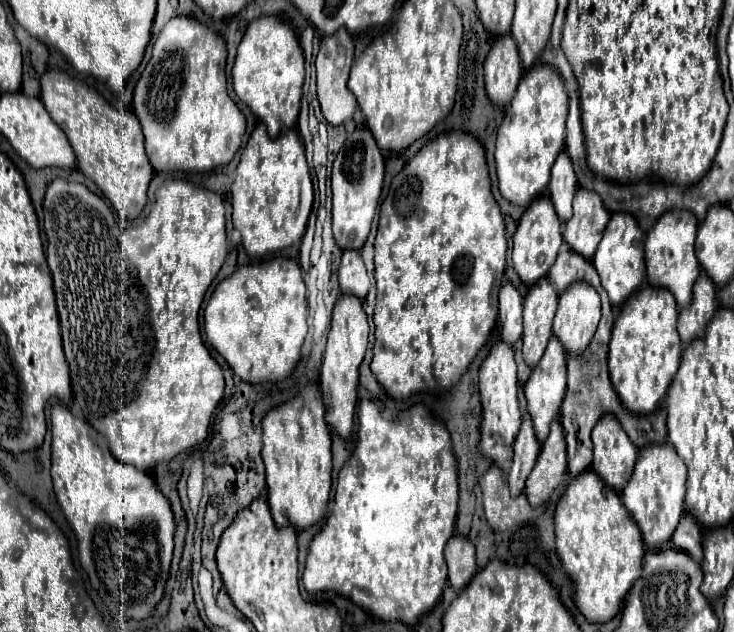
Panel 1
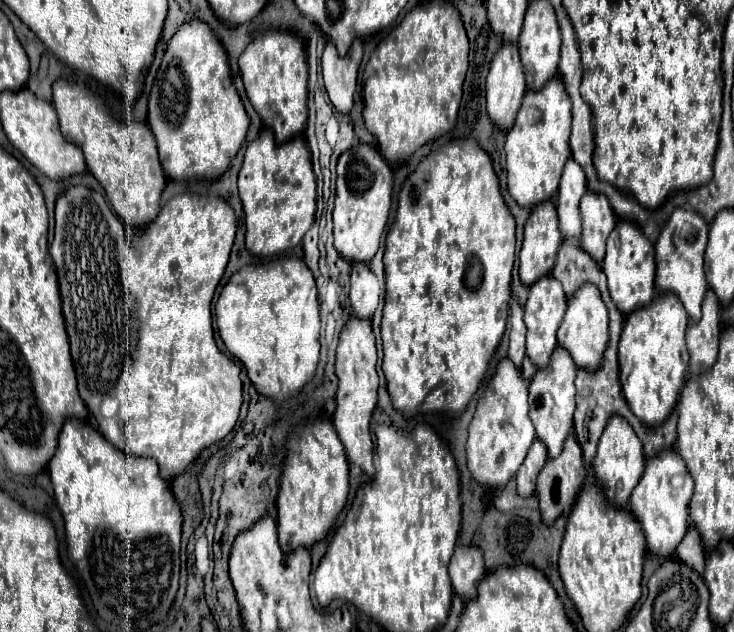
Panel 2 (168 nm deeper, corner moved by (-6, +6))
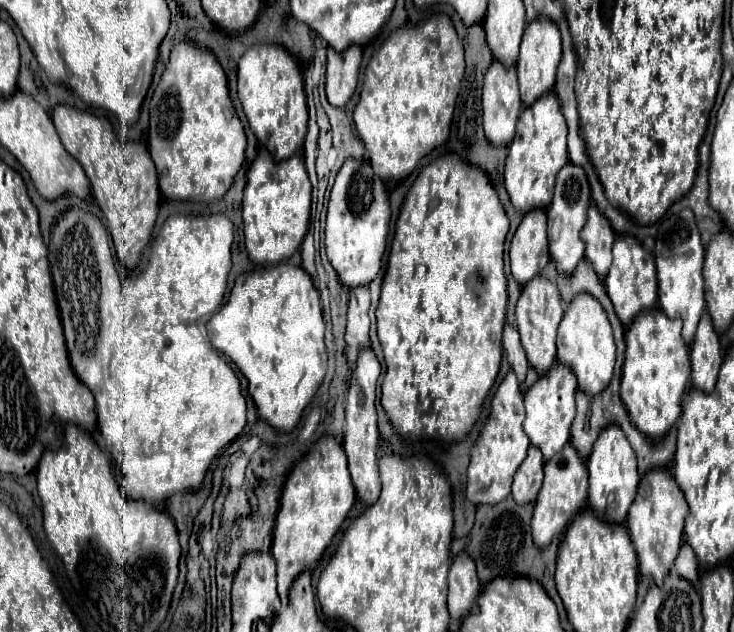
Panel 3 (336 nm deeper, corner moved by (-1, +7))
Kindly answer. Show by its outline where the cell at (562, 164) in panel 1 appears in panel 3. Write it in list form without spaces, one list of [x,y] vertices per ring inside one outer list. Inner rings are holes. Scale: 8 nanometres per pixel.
[[[567,163],[559,175],[557,175],[557,183],[555,183],[555,195],[553,201],[547,209],[547,219],[549,219],[549,251],[551,251],[551,259],[557,263],[557,269],[561,273],[571,273],[577,263],[583,259],[583,241],[579,237],[583,223],[585,223],[585,211],[591,203],[591,191],[589,191],[589,183],[587,183],[587,175],[581,167]]]

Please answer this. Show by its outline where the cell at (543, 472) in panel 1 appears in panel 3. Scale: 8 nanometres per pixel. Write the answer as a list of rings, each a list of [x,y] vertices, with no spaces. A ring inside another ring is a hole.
[[[567,443],[559,451],[559,455],[551,457],[545,463],[543,473],[545,473],[543,487],[537,495],[535,513],[533,513],[533,521],[531,521],[531,533],[533,533],[535,545],[539,549],[547,547],[555,535],[561,535],[565,531],[565,527],[569,525],[569,521],[577,515],[577,511],[581,511],[585,507],[585,501],[587,501],[587,467],[571,443]]]

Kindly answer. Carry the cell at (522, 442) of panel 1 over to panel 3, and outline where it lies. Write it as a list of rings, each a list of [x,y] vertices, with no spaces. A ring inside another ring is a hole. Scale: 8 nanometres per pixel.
[[[531,445],[527,459],[521,463],[519,471],[513,477],[511,495],[519,505],[533,503],[537,499],[541,483],[543,483],[543,455],[537,447]]]

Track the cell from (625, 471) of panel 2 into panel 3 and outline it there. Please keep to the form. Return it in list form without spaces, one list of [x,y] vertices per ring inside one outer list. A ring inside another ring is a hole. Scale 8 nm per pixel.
[[[607,425],[595,445],[593,453],[587,461],[589,471],[589,505],[591,509],[603,517],[607,523],[623,523],[627,517],[627,509],[635,497],[635,489],[639,485],[639,471],[635,451],[631,449],[625,433],[619,425]]]

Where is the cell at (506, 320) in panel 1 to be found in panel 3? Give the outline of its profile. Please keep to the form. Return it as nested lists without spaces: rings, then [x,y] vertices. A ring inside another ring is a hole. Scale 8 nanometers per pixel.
[[[505,325],[503,329],[503,349],[507,353],[507,361],[511,365],[511,369],[515,371],[519,383],[523,385],[525,381],[525,373],[527,373],[527,357],[525,357],[525,351],[523,351],[523,345],[521,345],[521,337],[519,337],[519,331],[515,325]]]

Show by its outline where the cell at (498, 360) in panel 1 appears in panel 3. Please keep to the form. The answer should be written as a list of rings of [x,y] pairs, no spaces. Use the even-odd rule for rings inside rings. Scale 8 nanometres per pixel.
[[[509,371],[501,385],[497,387],[493,401],[491,401],[491,409],[489,409],[489,417],[483,425],[483,429],[479,431],[477,441],[473,443],[469,457],[469,471],[467,471],[467,499],[473,505],[497,505],[501,503],[509,491],[511,491],[511,483],[513,483],[513,475],[519,469],[519,465],[523,463],[527,449],[529,449],[529,439],[523,431],[523,419],[525,419],[525,411],[523,411],[523,393],[519,389],[519,381],[515,377],[513,371]]]

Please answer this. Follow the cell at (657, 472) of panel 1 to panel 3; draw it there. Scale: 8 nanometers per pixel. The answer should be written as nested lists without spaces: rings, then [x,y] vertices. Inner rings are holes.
[[[651,469],[643,475],[637,487],[635,503],[631,503],[631,511],[627,515],[627,529],[637,551],[641,573],[651,577],[655,583],[659,583],[659,579],[663,579],[663,575],[667,575],[673,567],[675,555],[681,547],[683,523],[687,513],[689,509],[685,503],[685,495],[677,487],[669,469]]]

